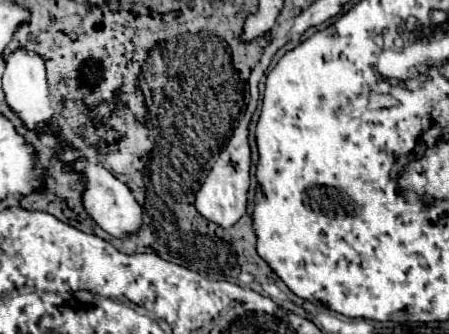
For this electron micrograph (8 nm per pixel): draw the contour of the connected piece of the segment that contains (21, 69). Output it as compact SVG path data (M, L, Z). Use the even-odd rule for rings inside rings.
M22 49L12 53L6 59L6 71L2 75L2 89L6 95L8 107L20 117L22 125L34 133L48 133L52 137L62 137L62 131L54 129L54 117L56 117L56 107L50 101L48 93L48 83L46 83L46 71L44 71L44 61L38 55L30 55Z

